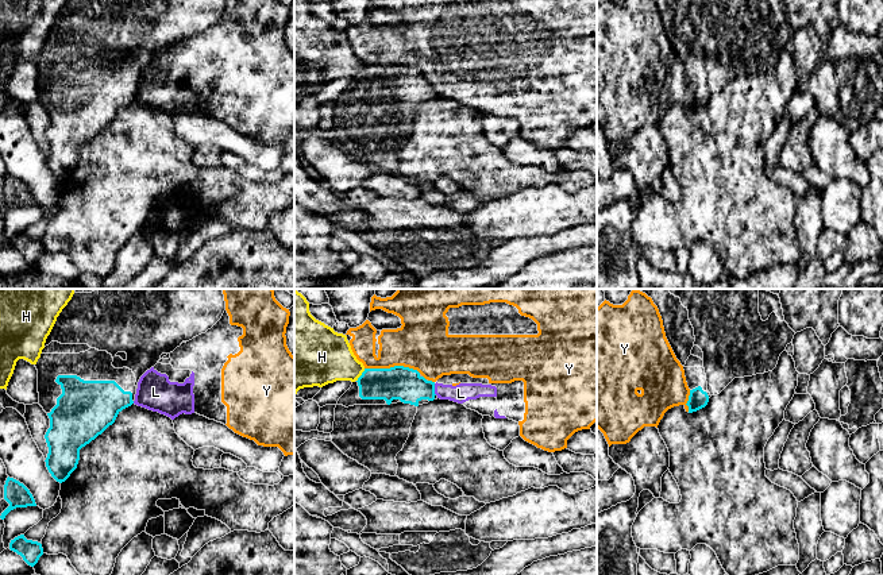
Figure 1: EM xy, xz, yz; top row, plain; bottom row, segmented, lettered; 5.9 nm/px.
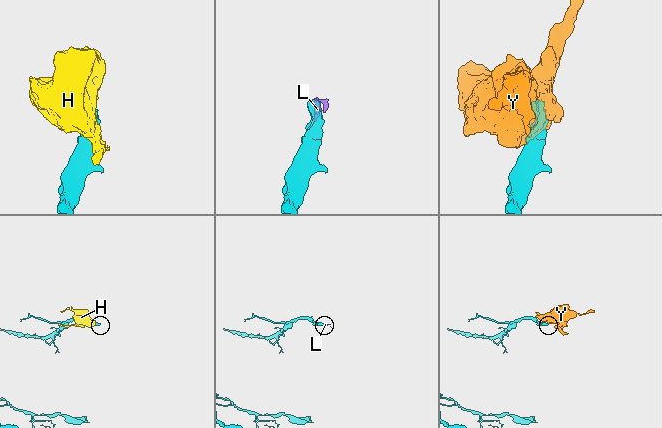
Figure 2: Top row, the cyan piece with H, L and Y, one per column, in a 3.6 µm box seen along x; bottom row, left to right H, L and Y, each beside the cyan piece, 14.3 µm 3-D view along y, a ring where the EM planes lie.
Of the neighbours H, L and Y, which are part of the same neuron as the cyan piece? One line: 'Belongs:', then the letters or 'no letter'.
Belongs: no letter

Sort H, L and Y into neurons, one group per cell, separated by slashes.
H / L Y

